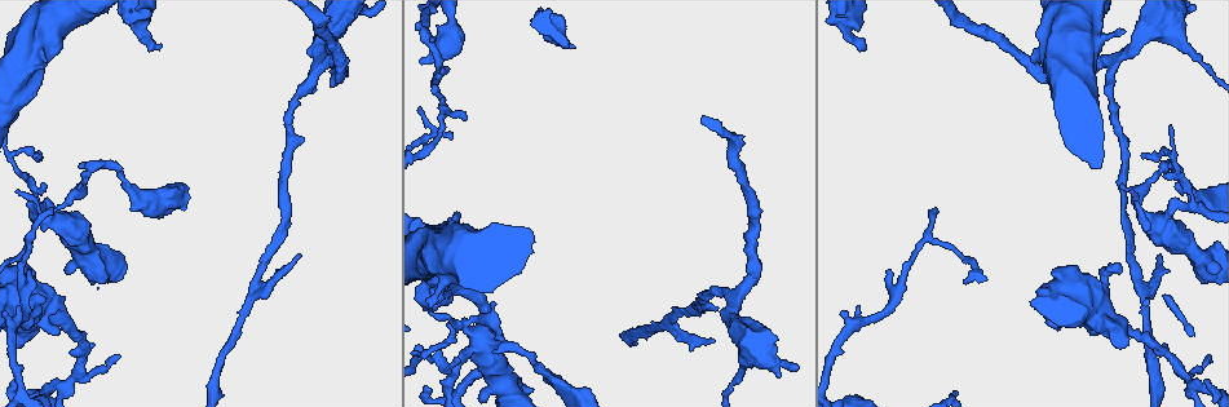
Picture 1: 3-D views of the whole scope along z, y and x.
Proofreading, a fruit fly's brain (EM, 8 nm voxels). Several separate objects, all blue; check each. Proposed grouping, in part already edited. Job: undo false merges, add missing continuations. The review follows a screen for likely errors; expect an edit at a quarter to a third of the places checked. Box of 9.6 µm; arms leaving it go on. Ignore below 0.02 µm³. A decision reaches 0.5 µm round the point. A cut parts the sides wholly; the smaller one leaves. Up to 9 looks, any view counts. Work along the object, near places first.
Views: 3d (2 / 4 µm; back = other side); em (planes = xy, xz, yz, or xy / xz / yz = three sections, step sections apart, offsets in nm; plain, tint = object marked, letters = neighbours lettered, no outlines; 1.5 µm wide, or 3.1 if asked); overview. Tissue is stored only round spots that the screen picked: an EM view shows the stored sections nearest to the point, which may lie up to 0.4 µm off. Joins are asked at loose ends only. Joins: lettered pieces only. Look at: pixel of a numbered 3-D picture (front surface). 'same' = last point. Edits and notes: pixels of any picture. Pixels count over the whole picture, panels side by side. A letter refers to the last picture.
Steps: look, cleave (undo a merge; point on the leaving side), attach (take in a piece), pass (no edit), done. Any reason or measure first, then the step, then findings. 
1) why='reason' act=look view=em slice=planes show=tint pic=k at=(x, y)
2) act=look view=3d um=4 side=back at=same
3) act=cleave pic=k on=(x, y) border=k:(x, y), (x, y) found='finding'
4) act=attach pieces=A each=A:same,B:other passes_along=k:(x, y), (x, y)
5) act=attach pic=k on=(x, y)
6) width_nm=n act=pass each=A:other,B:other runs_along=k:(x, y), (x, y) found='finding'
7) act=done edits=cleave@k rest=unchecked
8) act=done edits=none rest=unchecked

why='abrupt turn' act=look view=em slice=planes show=plain pic=1 at=(927, 240)

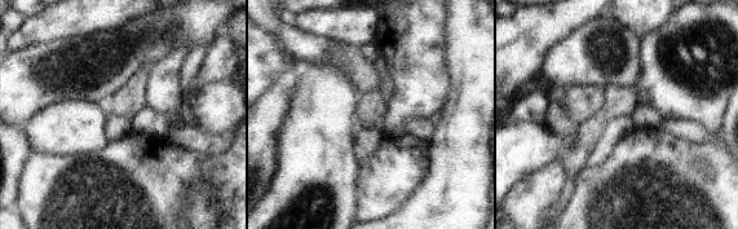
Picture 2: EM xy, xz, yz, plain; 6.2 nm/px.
act=look view=em slice=planes show=tint at=same

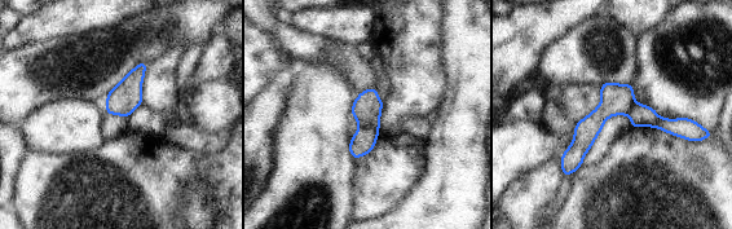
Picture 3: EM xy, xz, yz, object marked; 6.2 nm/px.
why='see the neighbours' act=look view=em slice=planes show=letters at=same

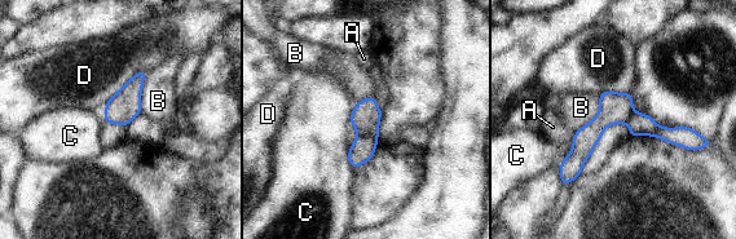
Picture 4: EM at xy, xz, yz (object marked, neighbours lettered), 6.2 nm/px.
act=cleave pic=4 on=(365, 118) each=A:other,B:other,C:other,D:other found='two neurons meet here'

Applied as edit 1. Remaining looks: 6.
why='redraw' act=look view=overview

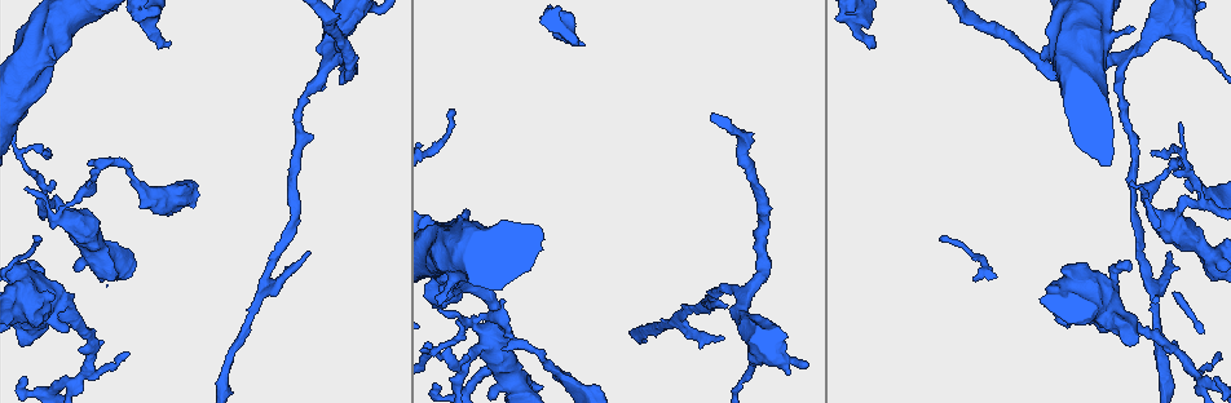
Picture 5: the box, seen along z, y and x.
act=look view=em slice=planes show=letters pic=5 at=(438, 309)

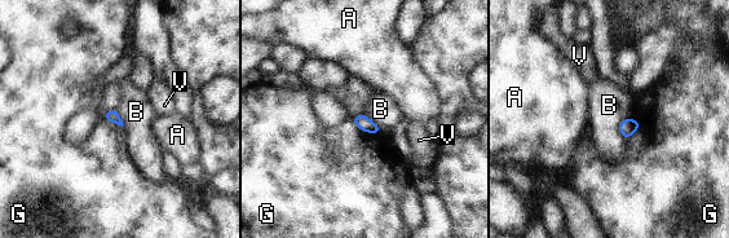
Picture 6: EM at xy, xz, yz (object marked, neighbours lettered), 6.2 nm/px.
act=pass each=A:other,B:other,G:other,V:other border=6:(352, 118), (361, 129), (375, 135) found='none of them fits'

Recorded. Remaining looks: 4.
why='stops while still wide' act=look view=em slice=planes show=plain pic=5 at=(53, 58)

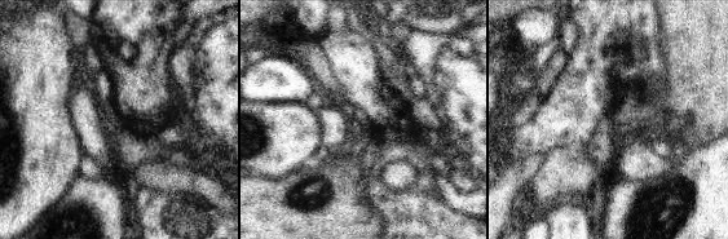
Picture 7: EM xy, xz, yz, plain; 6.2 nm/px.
act=look view=em slice=planes show=letters at=same

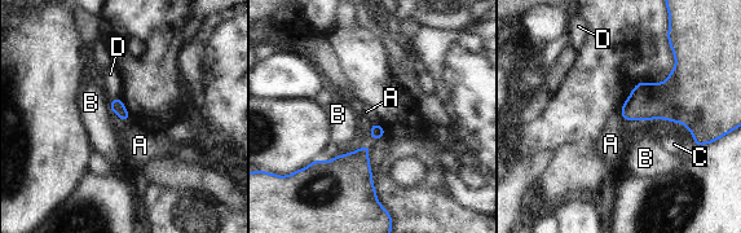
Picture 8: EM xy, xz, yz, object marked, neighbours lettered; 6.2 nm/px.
act=pass each=A:other,B:other,C:other,D:other border=8:(371, 122), (380, 126) found='no lettered piece goes on from it'

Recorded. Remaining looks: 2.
why='free end' act=look view=em slice=planes show=letters pic=5 at=(1131, 26)

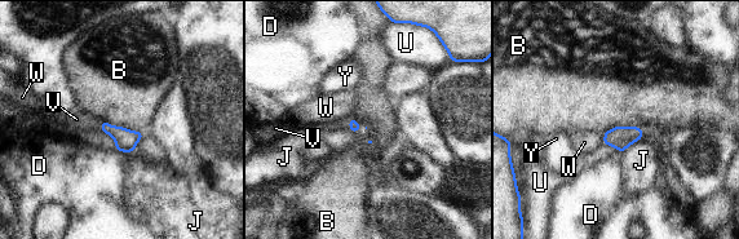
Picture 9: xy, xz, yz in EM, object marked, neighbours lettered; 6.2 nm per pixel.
act=attach pieces=V each=B:other,D:other,J:other,U:other,V:same,W:other,Y:other passes_along=9:(354, 125), (358, 124), (343, 123) found='the neuron continues'

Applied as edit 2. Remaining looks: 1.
act=done edits=cleave@4,attach@9 rest=unchecked

